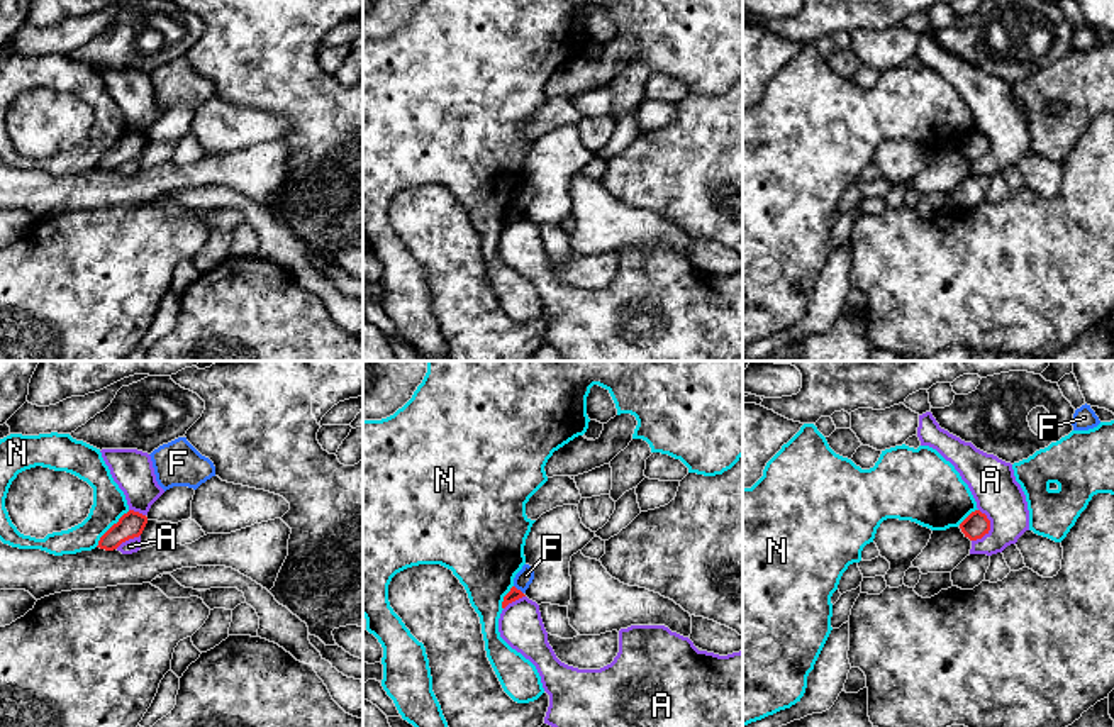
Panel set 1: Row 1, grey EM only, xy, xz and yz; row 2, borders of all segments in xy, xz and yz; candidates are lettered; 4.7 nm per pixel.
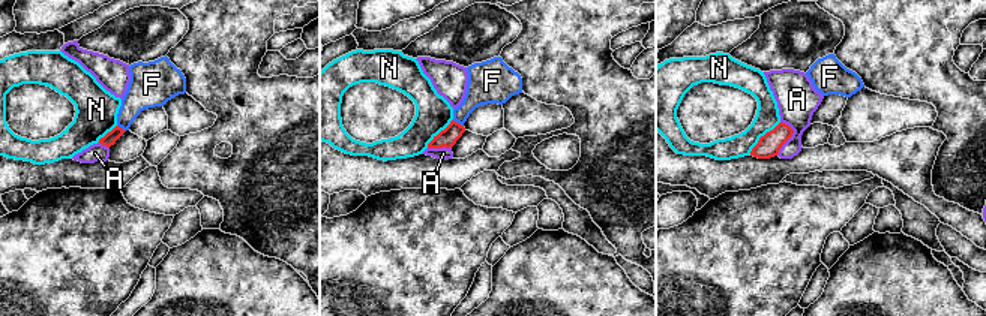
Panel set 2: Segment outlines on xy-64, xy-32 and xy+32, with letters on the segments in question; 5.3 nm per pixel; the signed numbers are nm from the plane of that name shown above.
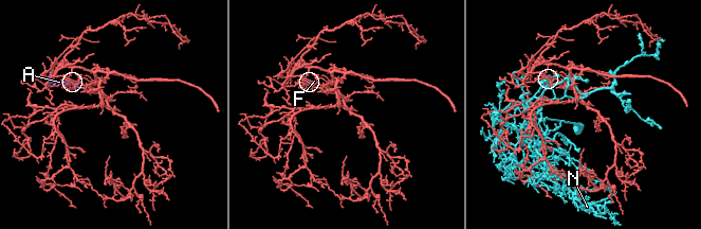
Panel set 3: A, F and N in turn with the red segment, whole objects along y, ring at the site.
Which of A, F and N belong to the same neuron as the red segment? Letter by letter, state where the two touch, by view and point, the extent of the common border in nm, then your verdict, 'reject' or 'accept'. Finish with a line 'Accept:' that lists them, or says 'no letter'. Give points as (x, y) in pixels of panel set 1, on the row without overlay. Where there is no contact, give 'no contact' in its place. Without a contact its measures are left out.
A: meets red in yz at (989, 148); contact 160 nm long; reject
F: meets red in xz at (519, 210); contact 60 nm long; reject
N: meets red in xy at (111, 148); contact 240 nm long; reject
Accept: no letter

